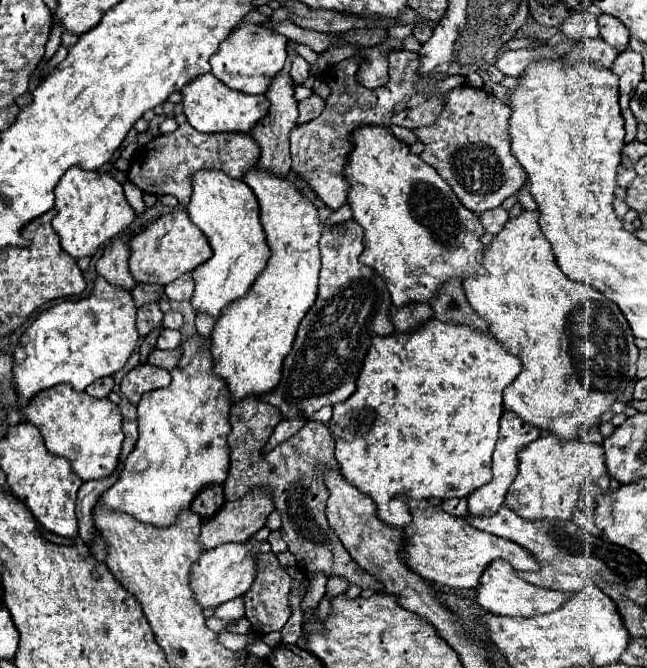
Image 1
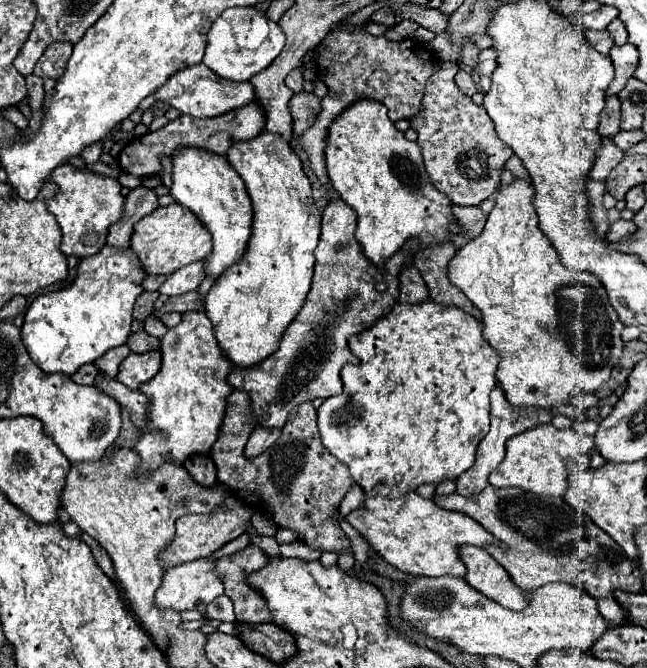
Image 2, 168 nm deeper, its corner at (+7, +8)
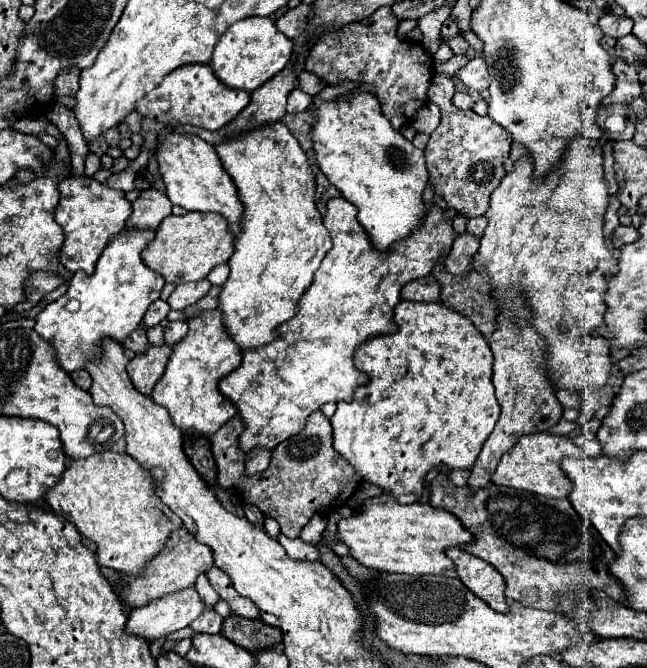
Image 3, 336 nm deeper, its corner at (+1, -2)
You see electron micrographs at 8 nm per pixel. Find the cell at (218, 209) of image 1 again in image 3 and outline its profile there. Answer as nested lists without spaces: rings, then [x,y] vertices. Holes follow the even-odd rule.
[[[172,131],[158,141],[156,159],[158,159],[158,171],[166,185],[166,195],[174,205],[184,207],[186,211],[202,211],[202,213],[216,211],[228,221],[228,227],[232,229],[234,235],[240,231],[242,203],[238,199],[236,185],[232,183],[230,175],[224,171],[210,143],[202,141],[198,135],[192,133]]]

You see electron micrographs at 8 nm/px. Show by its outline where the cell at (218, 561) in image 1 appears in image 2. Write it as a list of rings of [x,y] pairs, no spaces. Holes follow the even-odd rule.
[[[194,559],[194,561],[186,561],[182,565],[170,567],[164,573],[164,581],[160,585],[160,589],[156,591],[156,605],[160,609],[176,609],[176,611],[184,611],[184,609],[198,609],[204,613],[206,605],[216,599],[218,595],[224,593],[222,581],[218,581],[218,573],[214,573],[214,563],[216,559]]]

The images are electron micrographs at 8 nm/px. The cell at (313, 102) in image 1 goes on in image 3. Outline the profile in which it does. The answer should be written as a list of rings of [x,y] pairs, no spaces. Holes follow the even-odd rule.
[[[306,109],[306,111],[302,111],[302,113],[284,115],[282,123],[284,123],[284,125],[288,125],[290,133],[298,139],[298,143],[300,143],[300,147],[302,147],[304,151],[312,149],[312,141],[310,141],[310,127],[314,125],[314,117],[312,117],[312,113],[310,113],[308,109]]]

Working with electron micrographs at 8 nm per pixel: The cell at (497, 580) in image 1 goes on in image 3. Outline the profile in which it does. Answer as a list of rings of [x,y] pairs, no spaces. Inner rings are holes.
[[[450,547],[444,551],[456,567],[458,579],[472,589],[484,603],[488,603],[498,613],[508,613],[506,597],[504,597],[504,579],[502,575],[486,561],[480,561],[478,557],[462,551],[460,547]]]

